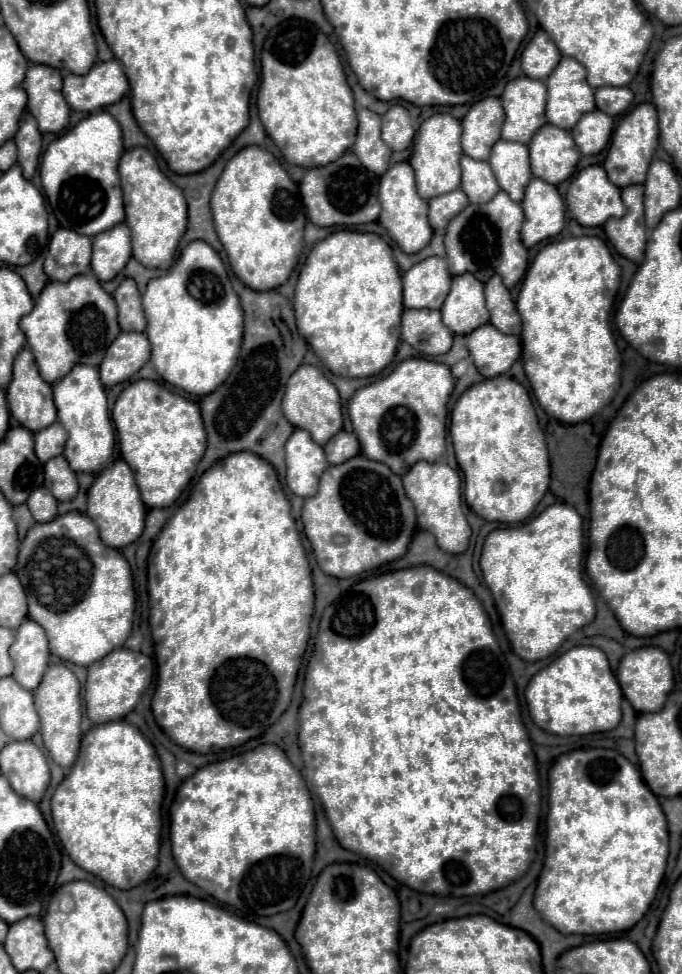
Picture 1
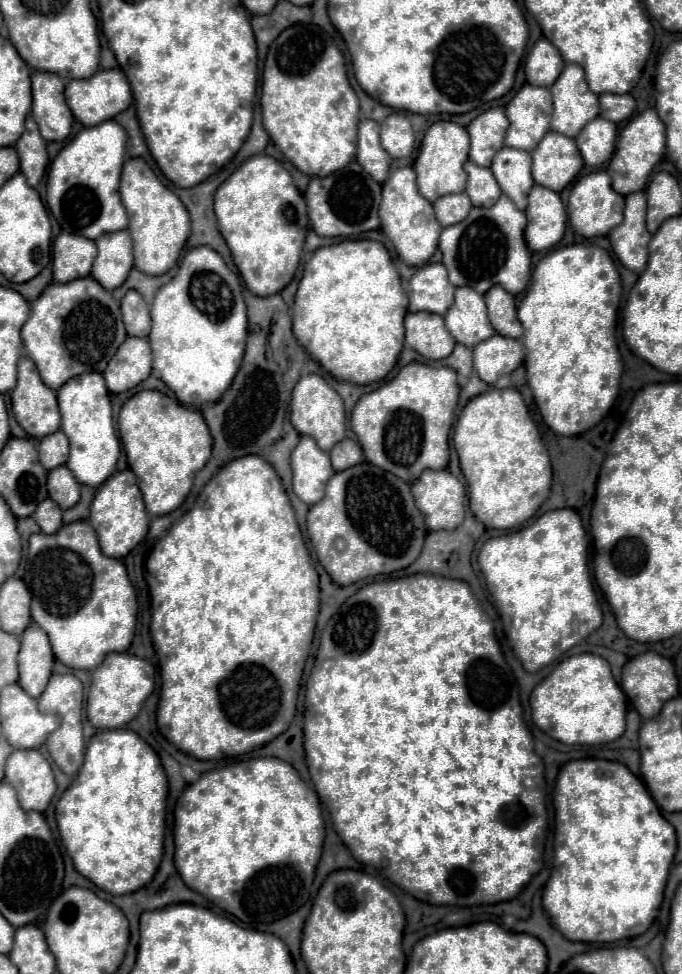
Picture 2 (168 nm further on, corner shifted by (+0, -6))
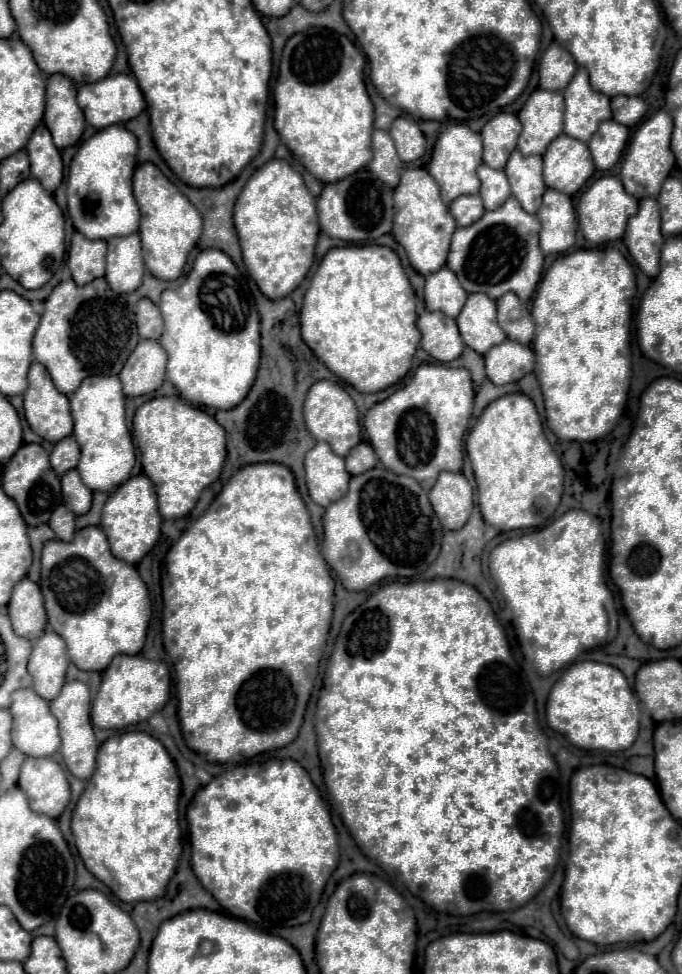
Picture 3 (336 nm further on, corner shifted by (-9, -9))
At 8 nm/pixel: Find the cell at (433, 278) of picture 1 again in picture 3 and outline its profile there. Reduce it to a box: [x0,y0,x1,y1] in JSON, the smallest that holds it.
[425,267,467,317]

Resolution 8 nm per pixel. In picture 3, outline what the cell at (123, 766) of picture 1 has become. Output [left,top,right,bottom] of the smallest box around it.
[71,731,183,901]

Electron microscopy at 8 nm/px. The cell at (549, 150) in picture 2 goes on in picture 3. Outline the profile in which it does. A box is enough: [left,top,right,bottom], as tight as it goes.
[543,135,593,195]

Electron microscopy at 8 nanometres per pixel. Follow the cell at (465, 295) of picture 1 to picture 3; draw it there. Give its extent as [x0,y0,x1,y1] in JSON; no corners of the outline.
[457,293,507,355]

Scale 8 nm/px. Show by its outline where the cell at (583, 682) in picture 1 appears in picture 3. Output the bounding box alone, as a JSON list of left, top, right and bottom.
[547,661,639,749]

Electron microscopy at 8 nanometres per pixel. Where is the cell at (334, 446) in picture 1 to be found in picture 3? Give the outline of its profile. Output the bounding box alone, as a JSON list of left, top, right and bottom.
[345,443,377,475]

